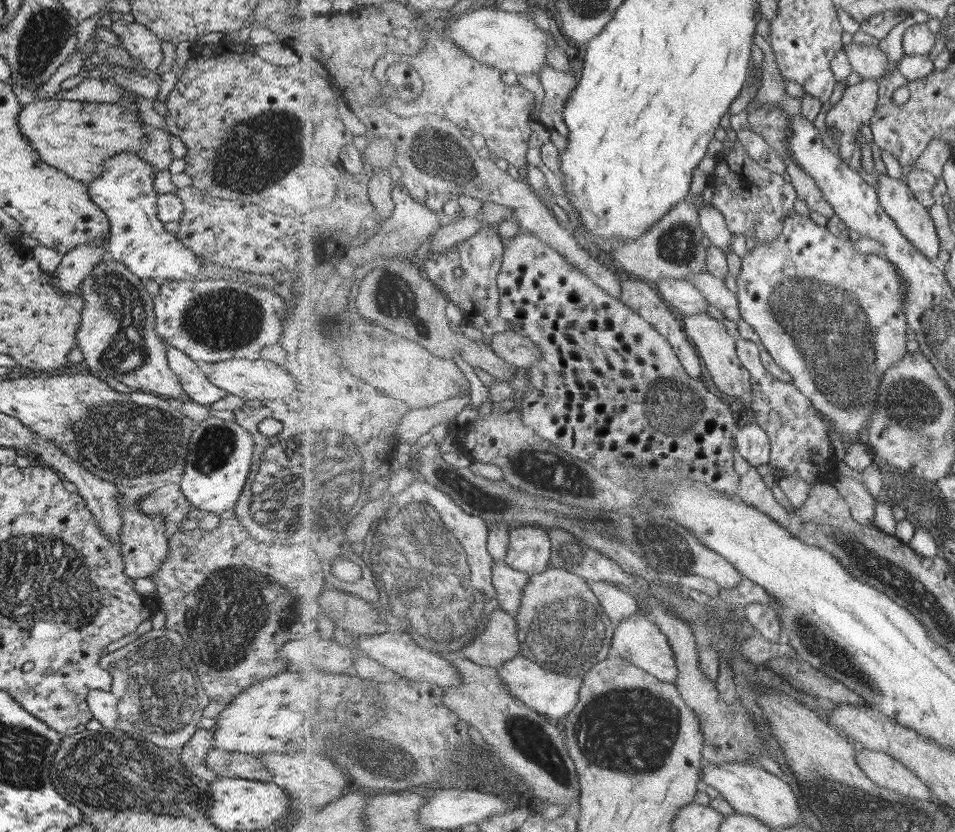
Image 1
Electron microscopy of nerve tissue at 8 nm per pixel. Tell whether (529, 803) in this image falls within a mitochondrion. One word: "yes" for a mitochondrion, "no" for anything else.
no

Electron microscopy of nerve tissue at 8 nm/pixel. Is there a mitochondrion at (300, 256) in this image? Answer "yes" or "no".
no

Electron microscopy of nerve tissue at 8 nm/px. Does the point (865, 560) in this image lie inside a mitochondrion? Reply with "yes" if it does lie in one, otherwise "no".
yes

